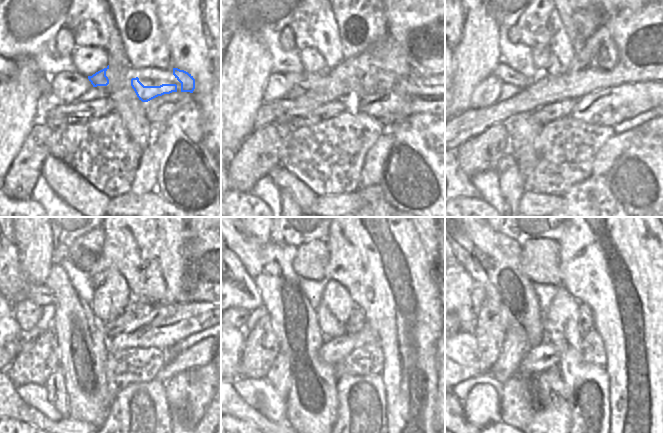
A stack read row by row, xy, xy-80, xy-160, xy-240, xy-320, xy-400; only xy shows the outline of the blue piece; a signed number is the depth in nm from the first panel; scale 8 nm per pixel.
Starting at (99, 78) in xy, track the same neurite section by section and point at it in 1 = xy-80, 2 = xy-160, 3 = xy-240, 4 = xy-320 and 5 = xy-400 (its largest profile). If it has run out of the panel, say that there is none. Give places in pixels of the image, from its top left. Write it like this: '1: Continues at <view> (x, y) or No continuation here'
1: Continues at xy-80 (306, 80)
2: Continues at xy-160 (505, 73)
3: Continues at xy-240 (17, 289)
4: Continues at xy-320 (241, 292)
5: Continues at xy-400 (465, 297)

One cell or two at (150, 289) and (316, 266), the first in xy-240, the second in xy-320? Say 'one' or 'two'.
two

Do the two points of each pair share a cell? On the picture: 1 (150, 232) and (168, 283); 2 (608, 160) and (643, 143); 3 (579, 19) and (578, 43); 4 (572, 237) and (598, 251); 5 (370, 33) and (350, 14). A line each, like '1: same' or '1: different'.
1: same
2: different
3: same
4: same
5: same

